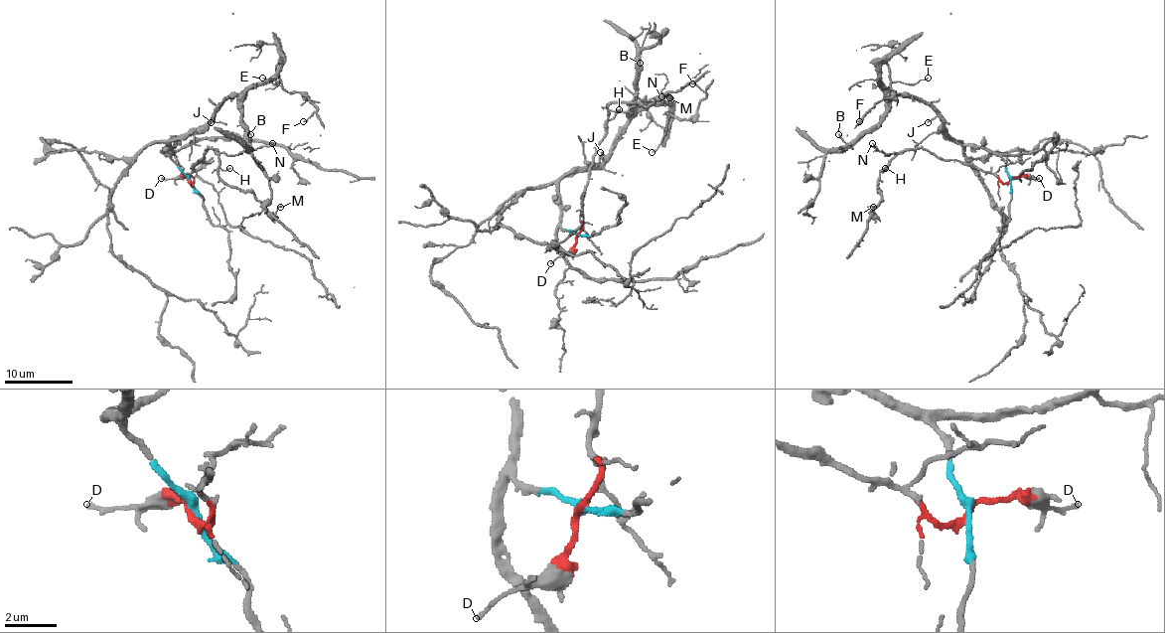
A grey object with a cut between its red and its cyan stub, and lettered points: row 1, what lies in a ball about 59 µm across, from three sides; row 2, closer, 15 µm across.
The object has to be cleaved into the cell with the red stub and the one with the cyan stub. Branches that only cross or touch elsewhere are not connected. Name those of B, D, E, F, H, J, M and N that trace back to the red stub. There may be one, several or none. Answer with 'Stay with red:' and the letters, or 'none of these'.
Stay with red: D, H, M, N

